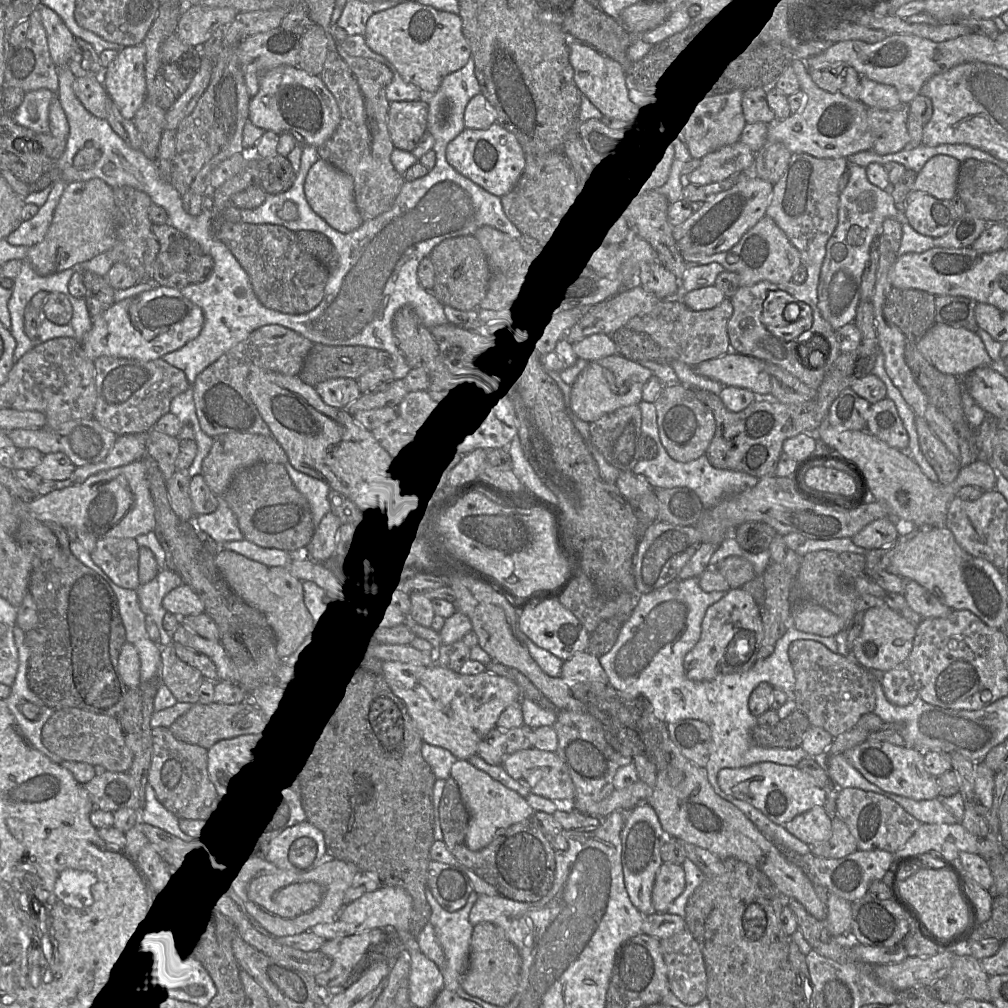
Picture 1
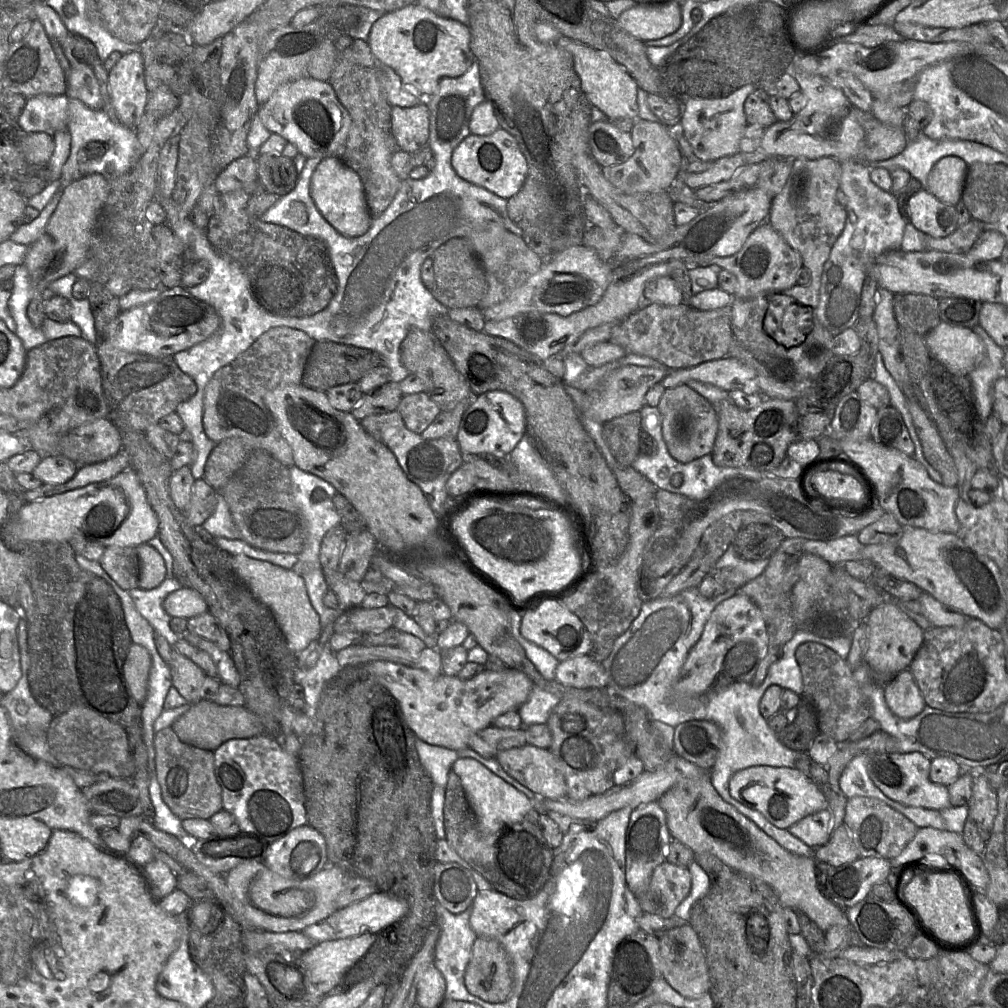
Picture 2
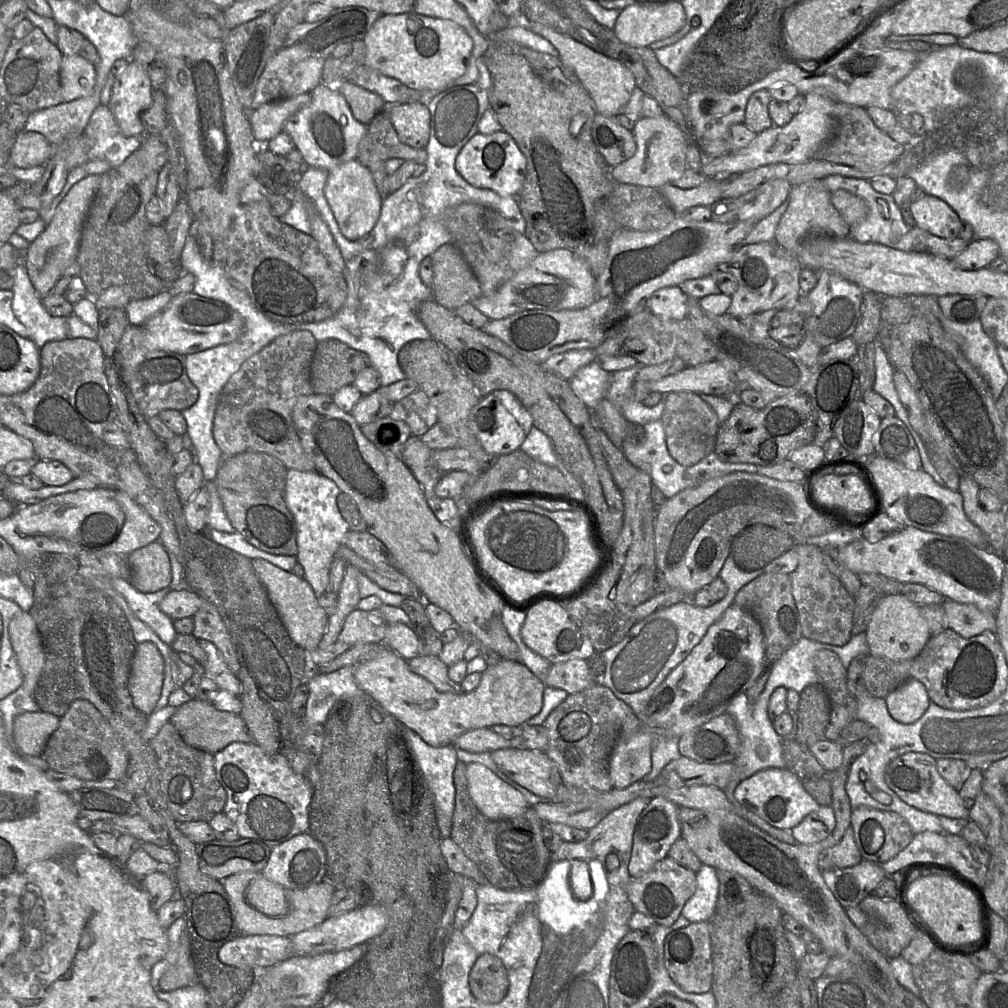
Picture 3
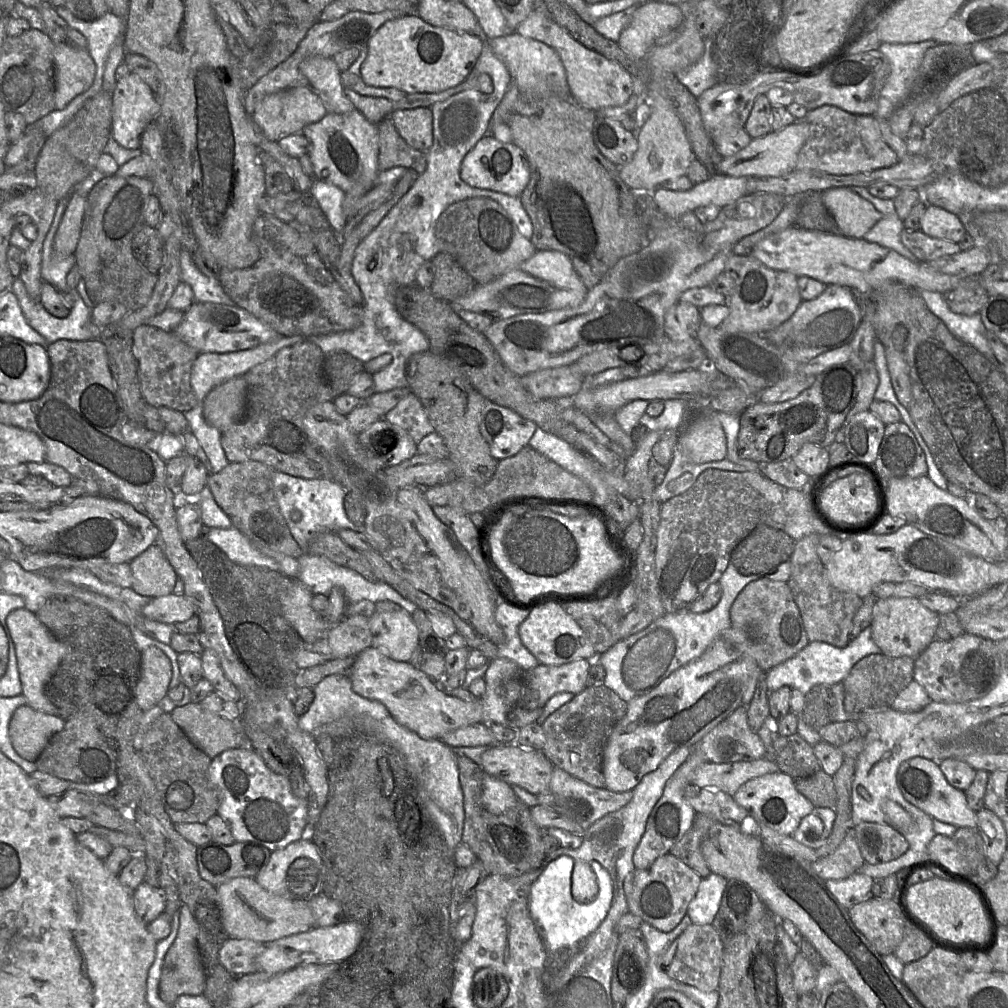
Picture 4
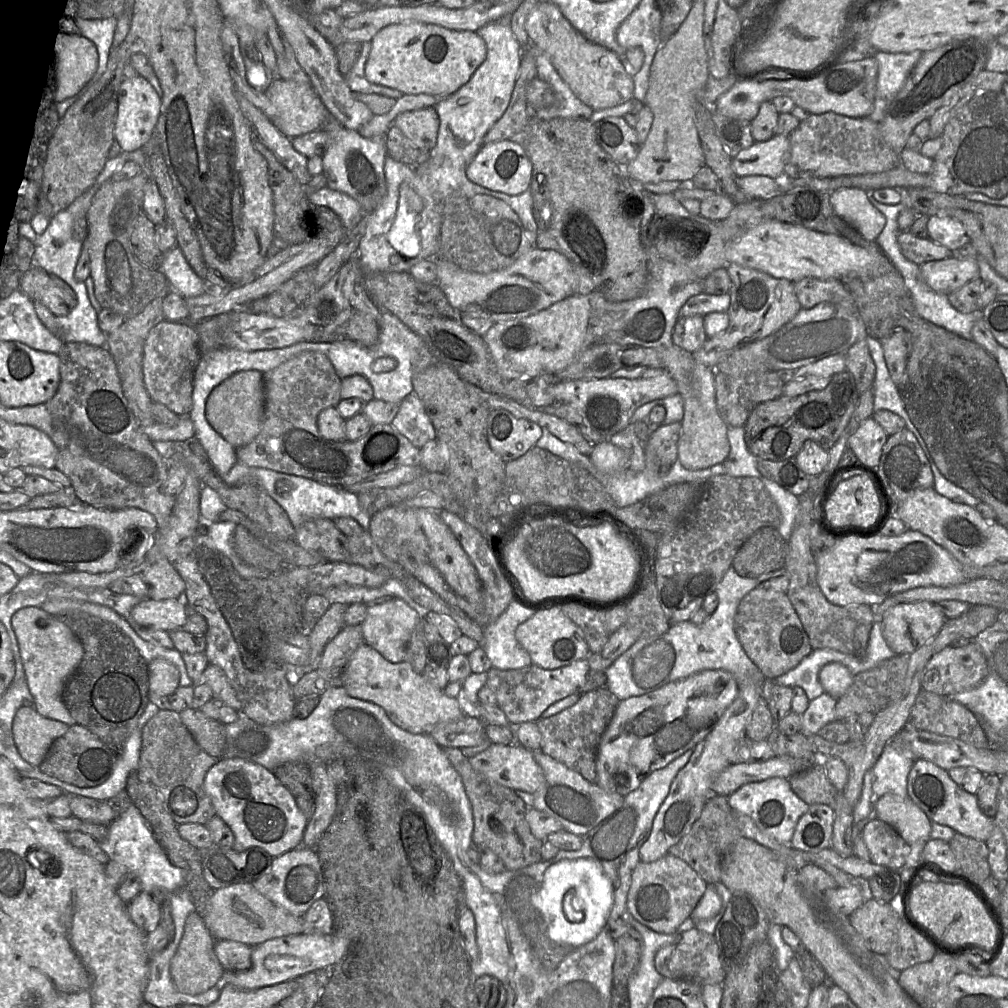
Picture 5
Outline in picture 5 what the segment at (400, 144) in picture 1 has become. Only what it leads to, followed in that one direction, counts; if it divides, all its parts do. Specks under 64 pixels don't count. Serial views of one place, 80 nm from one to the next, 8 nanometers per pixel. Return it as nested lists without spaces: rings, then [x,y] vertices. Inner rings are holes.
[[[435,107],[405,111],[394,119],[393,125],[418,149],[430,151],[436,144],[439,116]]]

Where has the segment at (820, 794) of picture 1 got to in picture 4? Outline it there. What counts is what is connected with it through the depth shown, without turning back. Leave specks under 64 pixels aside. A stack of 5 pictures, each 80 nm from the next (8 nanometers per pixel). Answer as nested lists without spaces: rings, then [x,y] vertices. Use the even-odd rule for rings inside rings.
[[[782,771],[766,774],[747,781],[736,791],[733,799],[737,804],[748,810],[759,822],[785,835],[792,835],[802,818],[810,814],[815,808],[797,790],[795,779]]]

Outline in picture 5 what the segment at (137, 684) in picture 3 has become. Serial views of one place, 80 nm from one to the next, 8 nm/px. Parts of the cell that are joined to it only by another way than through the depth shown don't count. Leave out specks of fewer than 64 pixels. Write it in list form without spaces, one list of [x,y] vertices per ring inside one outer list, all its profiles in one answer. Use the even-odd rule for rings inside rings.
[[[157,658],[148,664],[148,691],[150,695],[169,696],[179,686],[179,672],[171,662]]]

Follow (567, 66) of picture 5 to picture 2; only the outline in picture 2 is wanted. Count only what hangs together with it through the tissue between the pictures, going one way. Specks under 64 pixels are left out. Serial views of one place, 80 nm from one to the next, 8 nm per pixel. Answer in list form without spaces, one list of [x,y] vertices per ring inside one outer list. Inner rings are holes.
[[[560,35],[555,43],[568,51],[574,61],[574,68],[581,81],[581,87],[592,106],[602,111],[608,119],[638,118],[636,101],[638,85],[633,77],[609,55],[599,52],[589,46]]]

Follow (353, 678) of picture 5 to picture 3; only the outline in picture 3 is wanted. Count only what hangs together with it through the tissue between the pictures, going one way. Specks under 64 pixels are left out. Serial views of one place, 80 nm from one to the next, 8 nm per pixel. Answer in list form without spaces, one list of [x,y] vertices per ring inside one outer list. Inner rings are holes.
[[[390,648],[354,668],[357,686],[404,727],[417,733],[433,747],[453,745],[466,731],[494,725],[524,725],[543,706],[545,684],[520,661],[501,659],[481,674],[477,688],[460,694],[440,692],[428,680],[413,672],[407,660]]]

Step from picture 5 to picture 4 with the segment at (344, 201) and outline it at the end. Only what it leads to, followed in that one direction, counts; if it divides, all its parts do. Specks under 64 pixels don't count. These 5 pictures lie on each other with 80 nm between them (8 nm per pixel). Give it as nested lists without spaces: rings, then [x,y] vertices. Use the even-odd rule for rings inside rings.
[[[312,177],[310,195],[314,203],[327,217],[332,230],[340,233],[346,225],[343,213],[343,200],[345,192],[341,188],[324,180]]]

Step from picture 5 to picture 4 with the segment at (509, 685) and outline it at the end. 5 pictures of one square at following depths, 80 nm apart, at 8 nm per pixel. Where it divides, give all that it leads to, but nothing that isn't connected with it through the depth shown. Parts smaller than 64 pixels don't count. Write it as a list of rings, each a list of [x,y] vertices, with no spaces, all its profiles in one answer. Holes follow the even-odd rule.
[[[579,659],[562,665],[539,664],[523,672],[526,708],[544,708],[548,700],[557,693],[570,692],[574,695],[586,687],[590,662]]]

